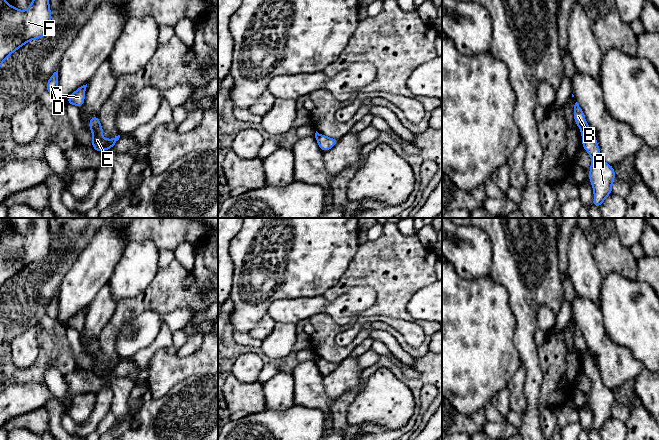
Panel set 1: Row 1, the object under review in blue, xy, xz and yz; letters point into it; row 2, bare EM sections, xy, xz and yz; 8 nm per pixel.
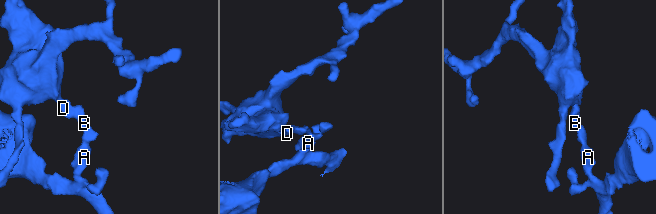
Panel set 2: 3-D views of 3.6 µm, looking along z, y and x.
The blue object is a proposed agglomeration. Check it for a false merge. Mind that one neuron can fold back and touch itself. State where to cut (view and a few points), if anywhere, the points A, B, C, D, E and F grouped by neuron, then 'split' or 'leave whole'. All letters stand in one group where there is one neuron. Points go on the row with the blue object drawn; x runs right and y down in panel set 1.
cut xy (99, 122), (91, 130); groups A E / B C D F; split

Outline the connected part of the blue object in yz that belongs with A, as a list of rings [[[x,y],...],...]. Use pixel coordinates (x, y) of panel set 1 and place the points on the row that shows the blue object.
[[[586,125],[582,134],[582,146],[589,153],[592,163],[589,170],[589,179],[593,187],[593,205],[601,206],[605,198],[612,193],[612,182],[615,179],[613,166],[607,164],[602,158],[593,130]]]

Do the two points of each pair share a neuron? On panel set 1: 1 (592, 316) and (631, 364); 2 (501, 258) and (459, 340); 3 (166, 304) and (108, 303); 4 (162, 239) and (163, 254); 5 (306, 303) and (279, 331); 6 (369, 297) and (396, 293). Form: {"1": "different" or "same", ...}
{"1": "same", "2": "different", "3": "different", "4": "different", "5": "different", "6": "different"}

